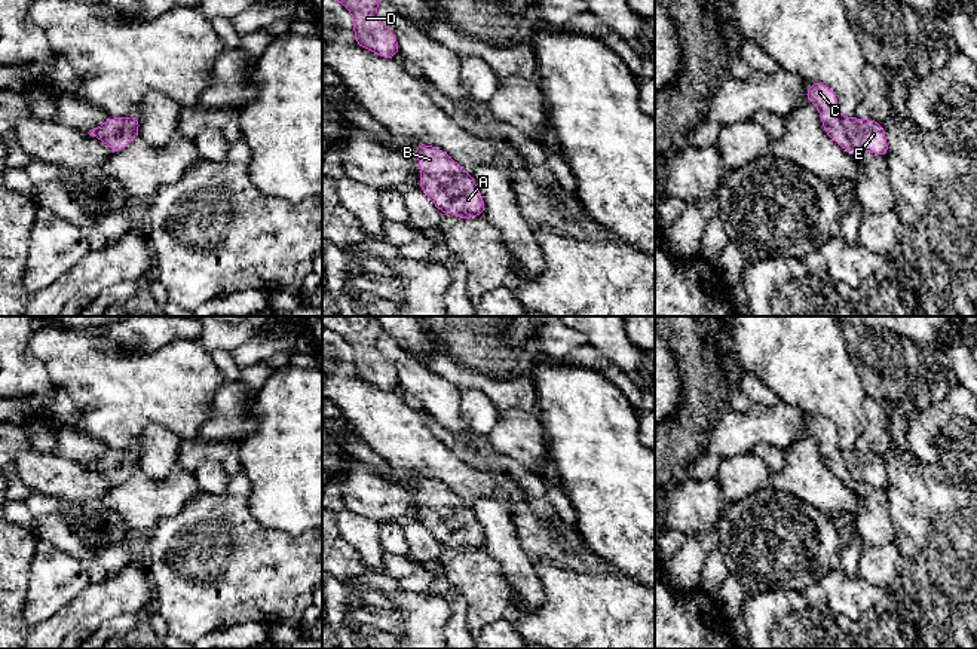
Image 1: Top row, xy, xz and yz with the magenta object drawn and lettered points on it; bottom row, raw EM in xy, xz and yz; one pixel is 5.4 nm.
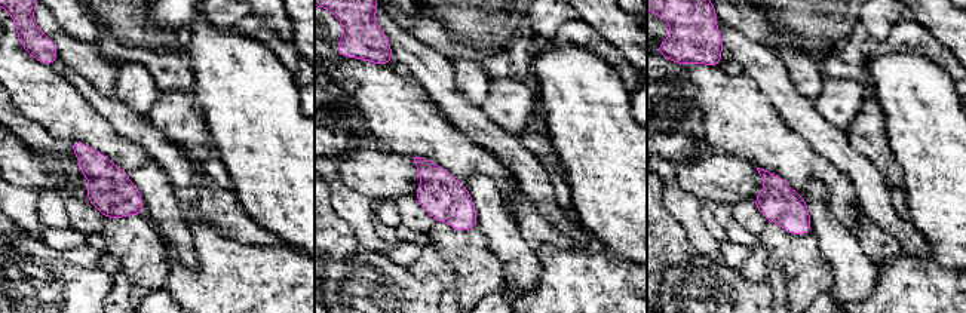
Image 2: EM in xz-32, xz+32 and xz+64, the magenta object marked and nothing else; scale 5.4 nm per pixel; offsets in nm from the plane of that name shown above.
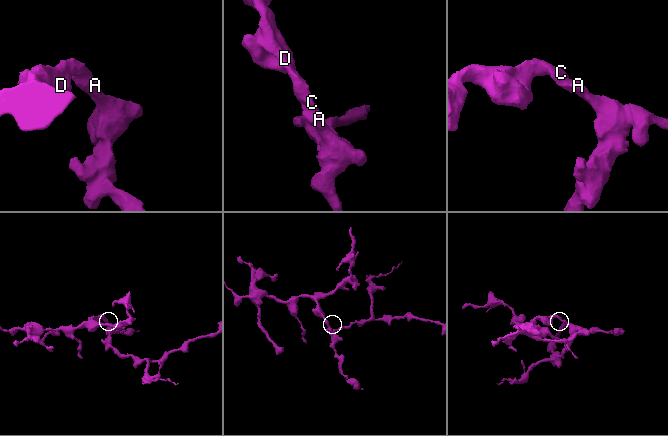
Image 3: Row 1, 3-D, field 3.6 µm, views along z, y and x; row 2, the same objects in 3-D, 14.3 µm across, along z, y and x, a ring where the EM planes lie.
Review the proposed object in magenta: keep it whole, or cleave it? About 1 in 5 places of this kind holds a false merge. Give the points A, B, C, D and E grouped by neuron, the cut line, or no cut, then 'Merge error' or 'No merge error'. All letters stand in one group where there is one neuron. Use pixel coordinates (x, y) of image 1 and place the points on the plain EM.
Groups: A B C D E. No split. No merge error

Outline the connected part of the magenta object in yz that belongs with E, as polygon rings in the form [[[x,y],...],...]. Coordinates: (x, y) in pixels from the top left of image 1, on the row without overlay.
[[[811,414],[805,431],[817,438],[824,465],[848,487],[860,481],[889,490],[883,457],[872,451],[842,451],[837,429],[827,417]]]

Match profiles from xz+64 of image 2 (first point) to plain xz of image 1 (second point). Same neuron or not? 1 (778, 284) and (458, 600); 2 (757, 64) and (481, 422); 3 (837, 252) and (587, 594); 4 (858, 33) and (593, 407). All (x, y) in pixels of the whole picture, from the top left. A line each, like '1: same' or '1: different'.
1: same
2: different
3: different
4: different

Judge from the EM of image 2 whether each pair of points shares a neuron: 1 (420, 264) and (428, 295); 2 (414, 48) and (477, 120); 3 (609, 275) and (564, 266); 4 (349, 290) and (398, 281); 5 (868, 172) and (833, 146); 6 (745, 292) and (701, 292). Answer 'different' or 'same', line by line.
1: different
2: same
3: same
4: same
5: same
6: same

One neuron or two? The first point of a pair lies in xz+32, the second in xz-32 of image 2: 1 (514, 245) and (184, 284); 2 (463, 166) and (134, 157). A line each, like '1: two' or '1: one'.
1: two
2: one

